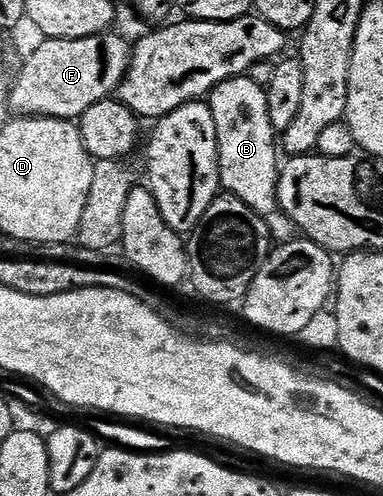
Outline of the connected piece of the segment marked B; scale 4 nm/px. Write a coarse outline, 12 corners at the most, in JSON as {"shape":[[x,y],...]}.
{"shape":[[231,77],[207,98],[220,183],[276,243],[298,230],[280,209],[278,134],[265,86]]}

